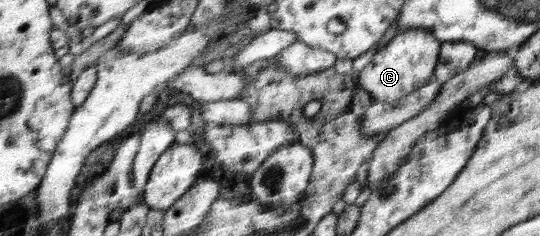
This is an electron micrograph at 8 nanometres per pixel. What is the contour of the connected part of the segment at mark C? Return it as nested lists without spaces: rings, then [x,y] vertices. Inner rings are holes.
[[[426,28],[398,30],[391,41],[377,51],[372,61],[356,74],[358,88],[368,91],[376,102],[395,102],[406,98],[412,91],[432,81],[440,47],[440,41]]]

